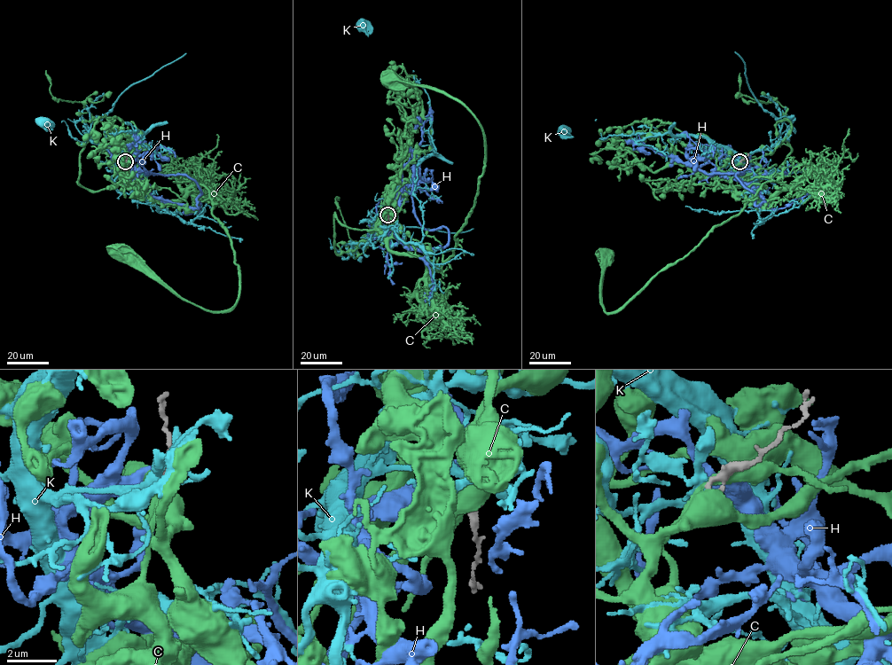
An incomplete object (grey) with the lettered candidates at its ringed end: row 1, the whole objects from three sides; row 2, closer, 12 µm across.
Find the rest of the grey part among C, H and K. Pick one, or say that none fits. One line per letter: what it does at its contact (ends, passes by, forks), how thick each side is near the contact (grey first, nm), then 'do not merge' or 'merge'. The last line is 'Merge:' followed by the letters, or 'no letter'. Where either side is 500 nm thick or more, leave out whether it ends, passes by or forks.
C: it passes by | 440/340 nm | do not merge
H: it ends | 460/320 nm | do not merge
K: it forks | 320/300 nm | merge
Merge: K

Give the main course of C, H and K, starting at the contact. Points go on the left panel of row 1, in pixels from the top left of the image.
C: (125, 160), (124, 185), (146, 198), (208, 191), (238, 268), (235, 305), (207, 311), (119, 254)
H: (125, 160), (118, 165), (141, 183), (131, 160), (145, 147), (146, 157), (135, 156), (132, 139), (140, 142)
K: (126, 160), (116, 162), (115, 157), (132, 134), (146, 131), (117, 133), (103, 115), (54, 125), (42, 122)

